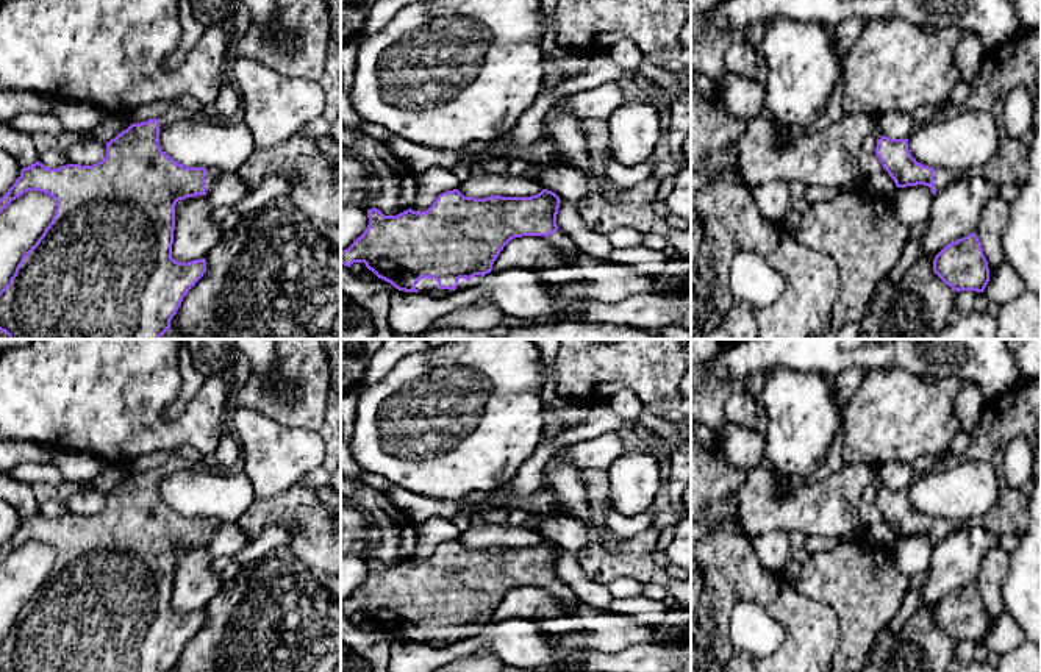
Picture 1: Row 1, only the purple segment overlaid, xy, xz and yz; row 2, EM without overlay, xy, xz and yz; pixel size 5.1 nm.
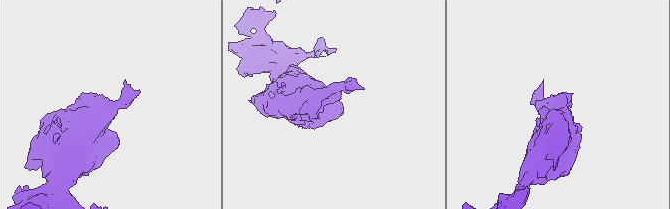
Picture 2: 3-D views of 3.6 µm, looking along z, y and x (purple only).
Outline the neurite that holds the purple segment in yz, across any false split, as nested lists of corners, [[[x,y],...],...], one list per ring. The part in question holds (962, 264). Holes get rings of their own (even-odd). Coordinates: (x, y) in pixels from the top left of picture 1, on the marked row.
[[[971,233],[947,244],[935,256],[933,272],[957,292],[983,292],[989,281],[989,269],[977,234]]]

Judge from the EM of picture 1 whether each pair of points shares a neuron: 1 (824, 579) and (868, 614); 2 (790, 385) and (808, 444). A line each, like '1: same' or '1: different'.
1: same
2: same

